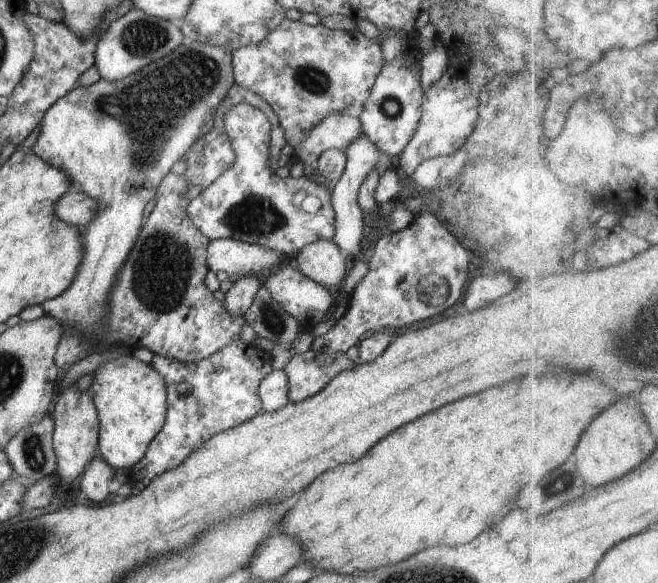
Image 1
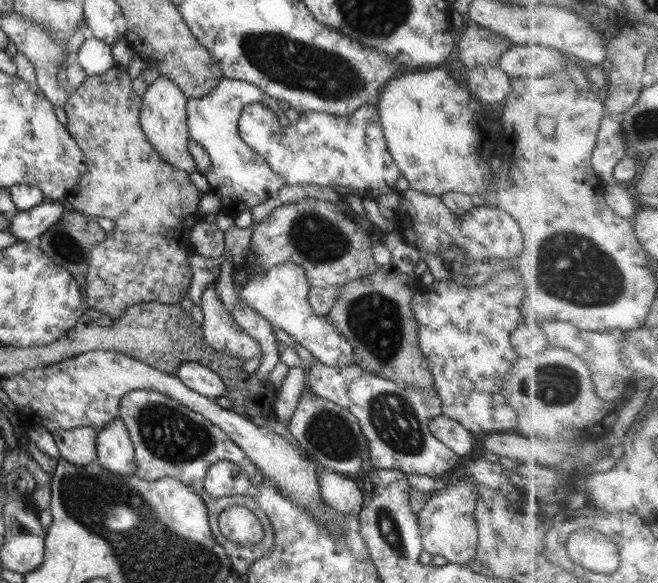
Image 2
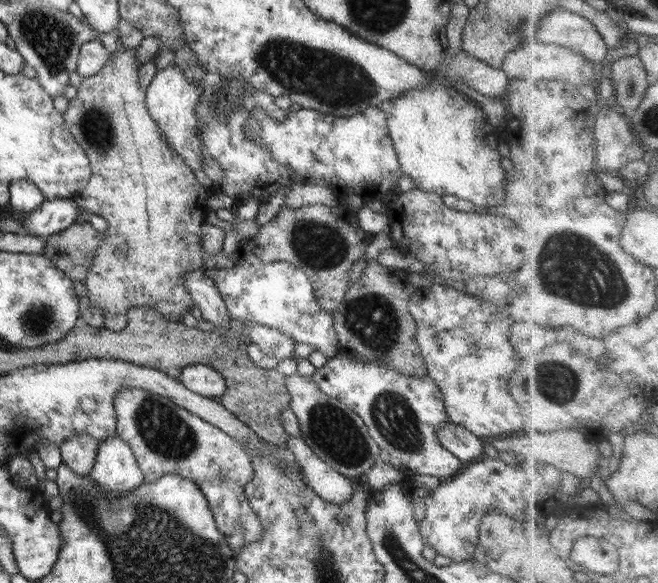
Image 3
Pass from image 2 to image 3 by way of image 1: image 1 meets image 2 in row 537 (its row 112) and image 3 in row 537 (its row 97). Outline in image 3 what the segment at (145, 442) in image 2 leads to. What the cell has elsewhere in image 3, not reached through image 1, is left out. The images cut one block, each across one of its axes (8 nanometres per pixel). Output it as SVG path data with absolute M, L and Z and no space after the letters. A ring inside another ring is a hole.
M124 387L114 397L117 436L134 452L146 482L165 474L192 479L207 499L216 525L237 557L237 550L261 538L263 527L245 495L246 484L254 477L252 456L229 434L206 422L170 399L148 390Z

